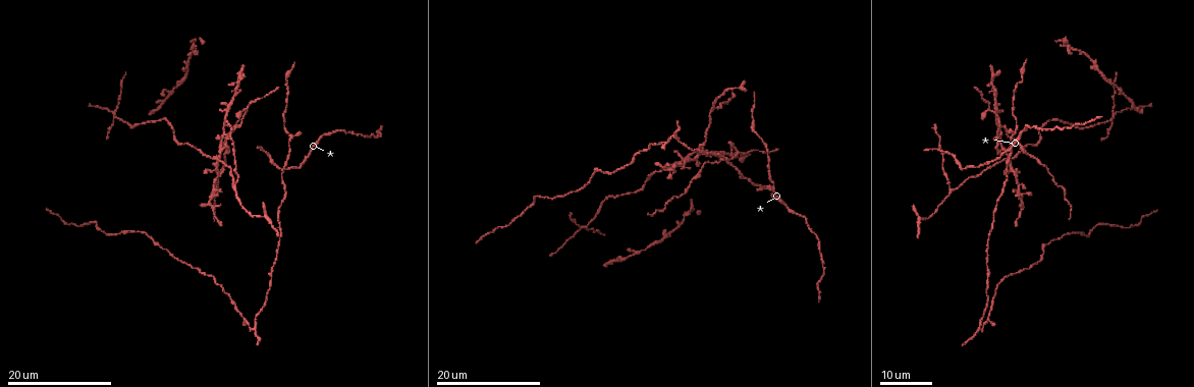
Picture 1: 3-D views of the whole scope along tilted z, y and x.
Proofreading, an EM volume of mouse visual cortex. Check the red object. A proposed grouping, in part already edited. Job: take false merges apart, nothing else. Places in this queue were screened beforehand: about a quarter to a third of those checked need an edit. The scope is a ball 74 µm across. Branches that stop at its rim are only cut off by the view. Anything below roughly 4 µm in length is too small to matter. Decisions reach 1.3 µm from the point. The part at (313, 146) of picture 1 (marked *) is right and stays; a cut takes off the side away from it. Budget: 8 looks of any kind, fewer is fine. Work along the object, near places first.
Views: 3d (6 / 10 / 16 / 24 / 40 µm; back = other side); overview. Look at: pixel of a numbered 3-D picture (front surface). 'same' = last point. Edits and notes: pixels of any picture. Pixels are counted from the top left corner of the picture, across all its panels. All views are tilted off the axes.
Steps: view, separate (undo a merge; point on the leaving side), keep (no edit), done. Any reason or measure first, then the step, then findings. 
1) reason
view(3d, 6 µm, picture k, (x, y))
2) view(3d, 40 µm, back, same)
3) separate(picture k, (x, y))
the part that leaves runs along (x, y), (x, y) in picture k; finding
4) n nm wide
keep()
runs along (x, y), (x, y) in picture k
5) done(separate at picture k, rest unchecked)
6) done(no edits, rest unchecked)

view(3d, 16 µm, picture 1, (227, 134))

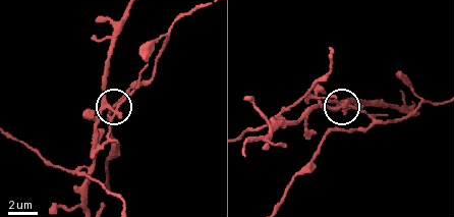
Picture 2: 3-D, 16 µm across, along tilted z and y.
view(3d, 6 µm, picture 2, (108, 103))

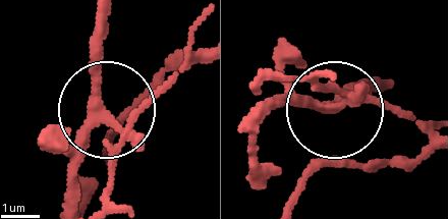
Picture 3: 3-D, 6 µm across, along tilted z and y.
4 arms
separate(picture 3, (158, 87))
a second cell is stuck on

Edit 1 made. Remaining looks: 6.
four-way junction
view(3d, 24 µm, picture 1, (214, 158))

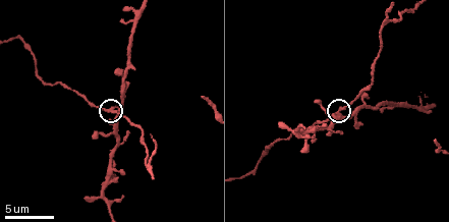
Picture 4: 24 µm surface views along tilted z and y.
view(3d, 6 µm, picture 4, (337, 114))

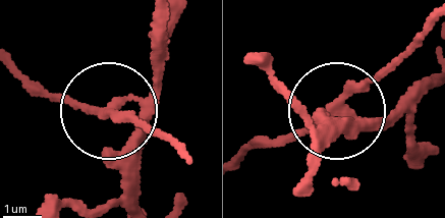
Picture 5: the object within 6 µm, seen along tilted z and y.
keep()
runs along (176, 152), (111, 110), (146, 91), (167, 54) in picture 5; continuous, no second cell

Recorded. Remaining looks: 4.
a fork
view(3d, 16 µm, picture 4, (384, 24))

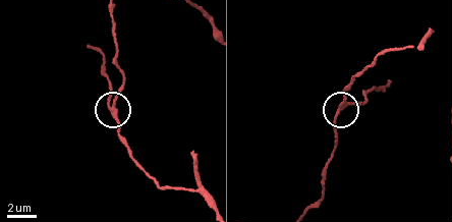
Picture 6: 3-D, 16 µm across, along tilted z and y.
side arm 16 µm
keep()
continuous, no second cell

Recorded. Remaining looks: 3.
branch point
view(3d, 16 µm, picture 1, (251, 328))

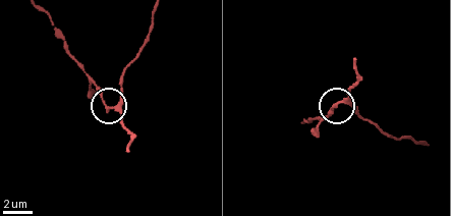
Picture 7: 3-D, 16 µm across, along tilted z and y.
view(3d, 10 µm, picture 7, (112, 108))

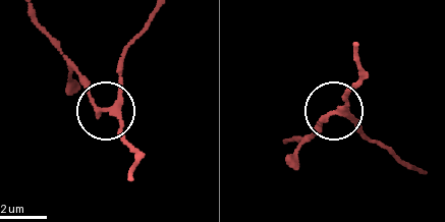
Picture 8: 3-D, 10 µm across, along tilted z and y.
from behind
view(3d, 10 µm, back, picture 8, (334, 113))

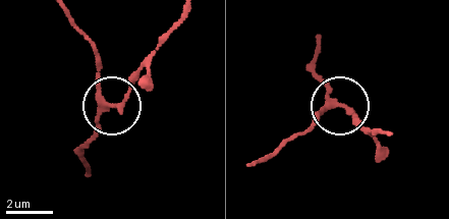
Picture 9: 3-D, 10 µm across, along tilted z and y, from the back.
side arm 5 µm
keep()
runs along (66, 11), (96, 52), (101, 93), (111, 104), (81, 147) in picture 9; one cell here

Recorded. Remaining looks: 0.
done(separate at picture 3, rest unchecked)

